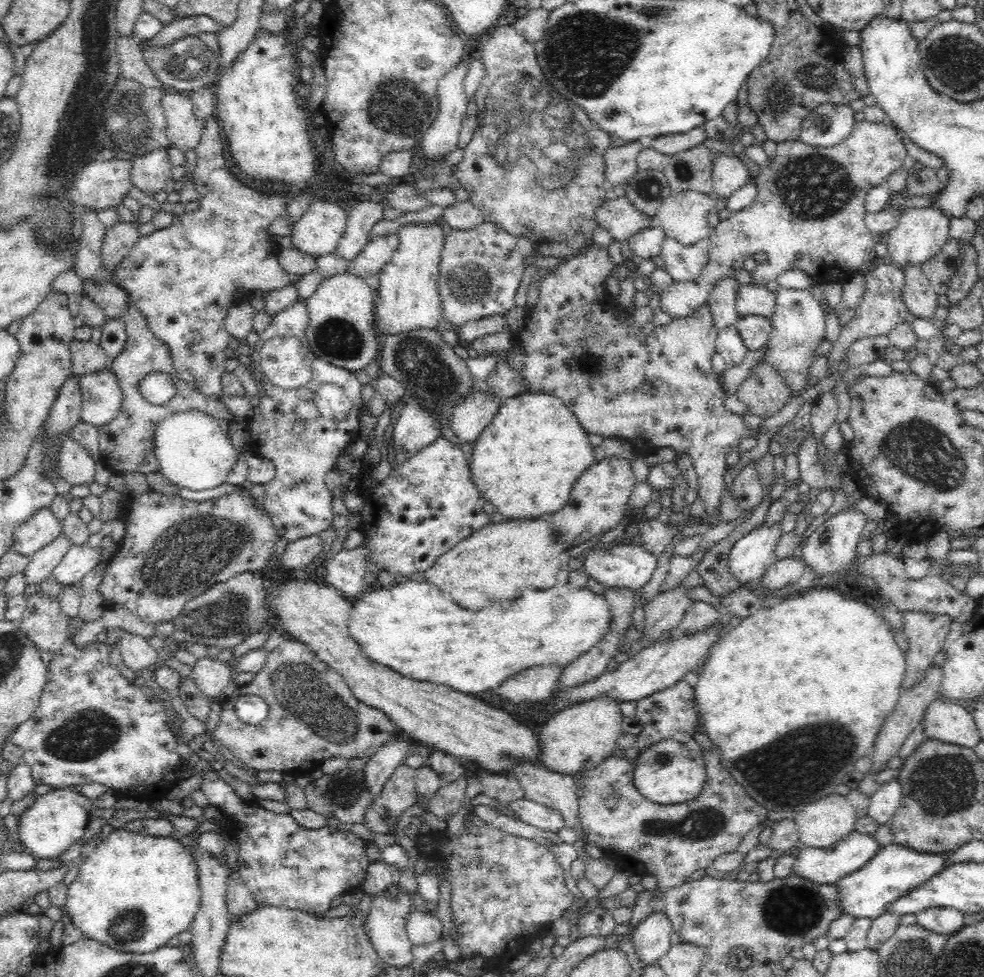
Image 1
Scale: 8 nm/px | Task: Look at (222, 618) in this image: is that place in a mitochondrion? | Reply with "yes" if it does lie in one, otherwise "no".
yes

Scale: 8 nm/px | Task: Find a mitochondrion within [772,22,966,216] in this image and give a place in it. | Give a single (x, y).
(821, 121)

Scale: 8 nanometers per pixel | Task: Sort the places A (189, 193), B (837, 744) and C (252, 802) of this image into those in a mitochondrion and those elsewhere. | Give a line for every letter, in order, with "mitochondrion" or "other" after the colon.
A: other
B: mitochondrion
C: other

